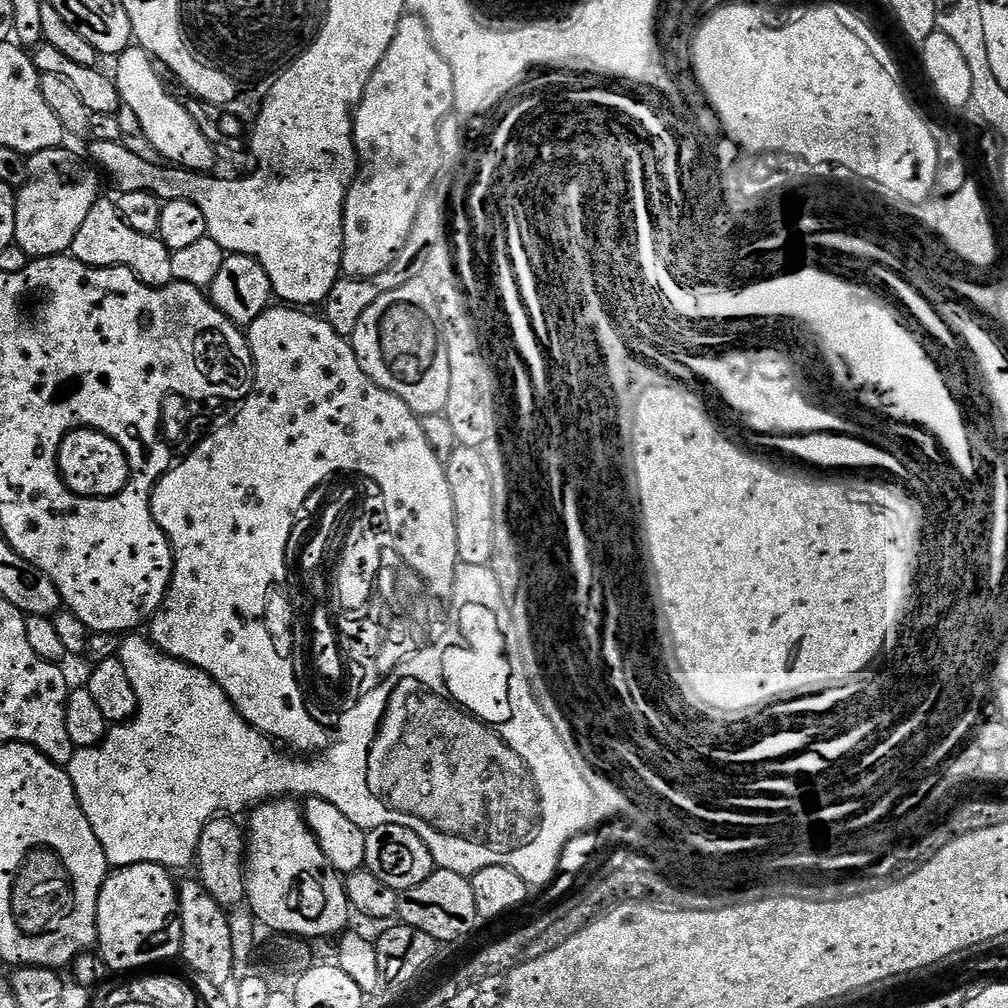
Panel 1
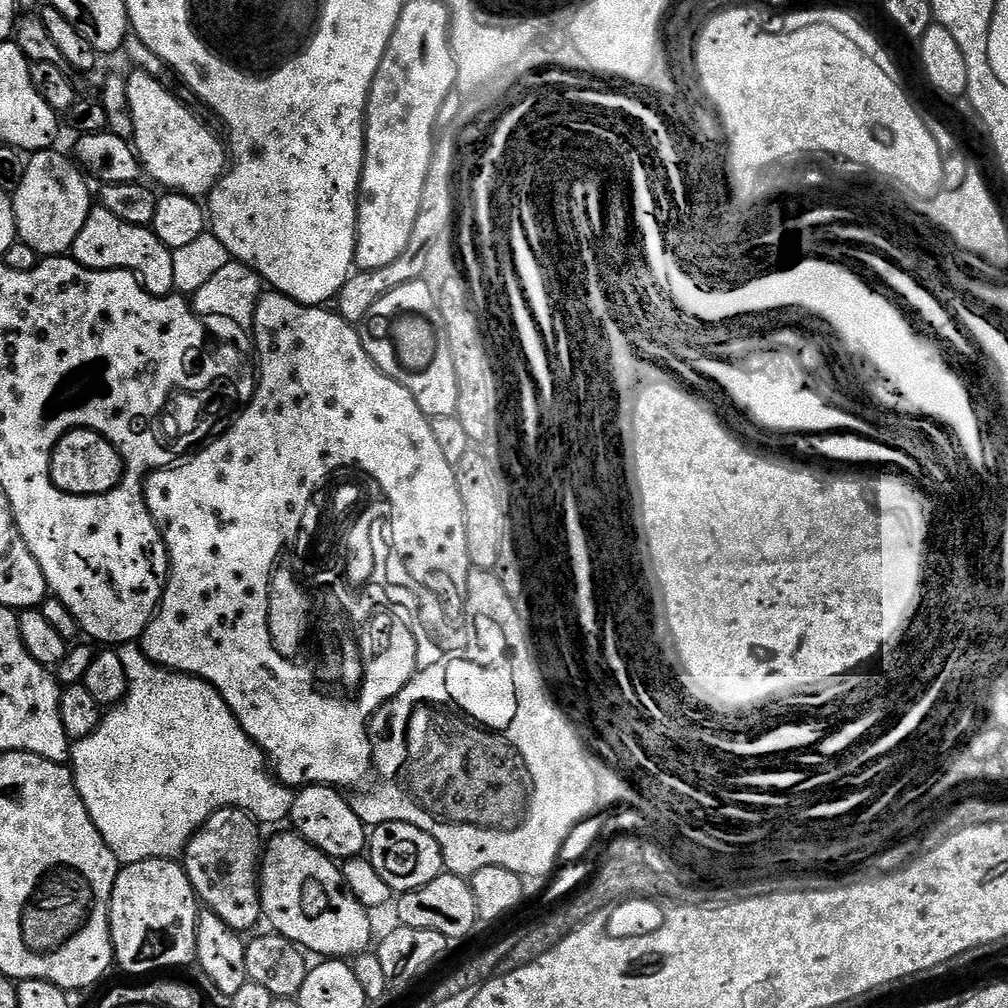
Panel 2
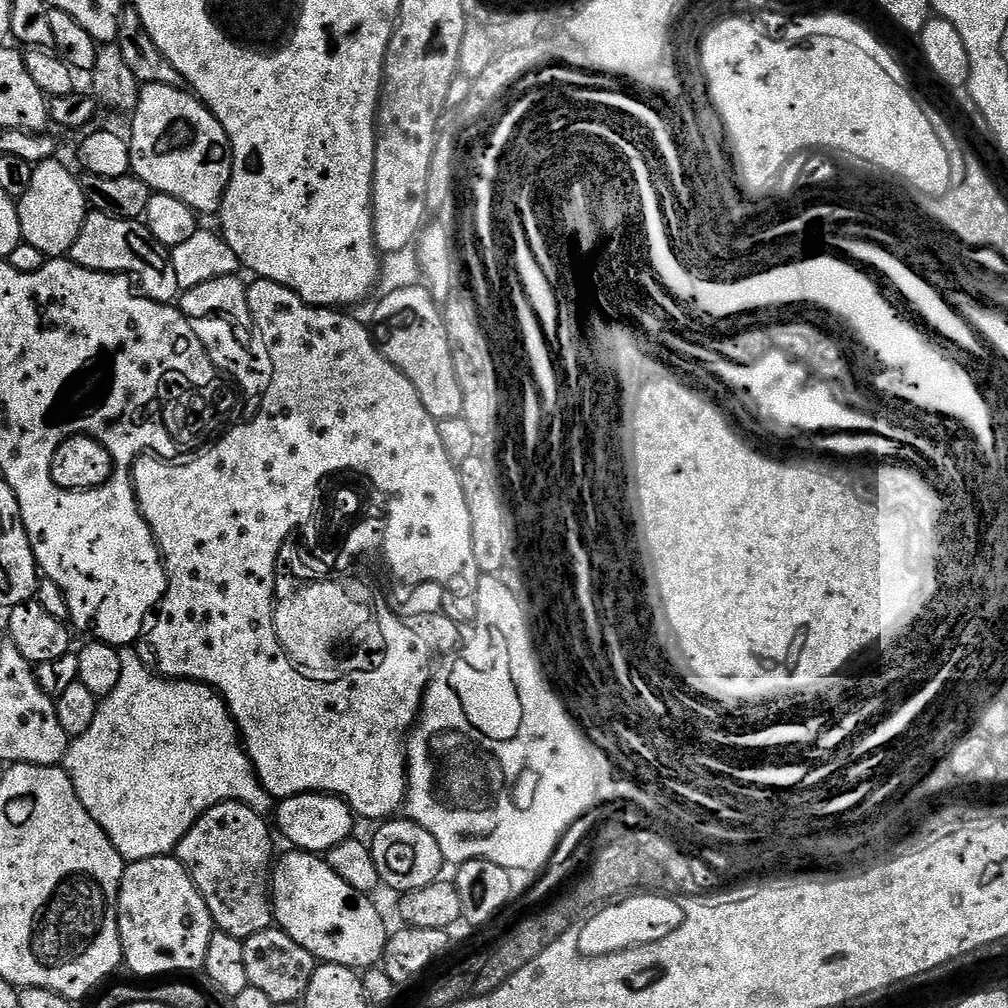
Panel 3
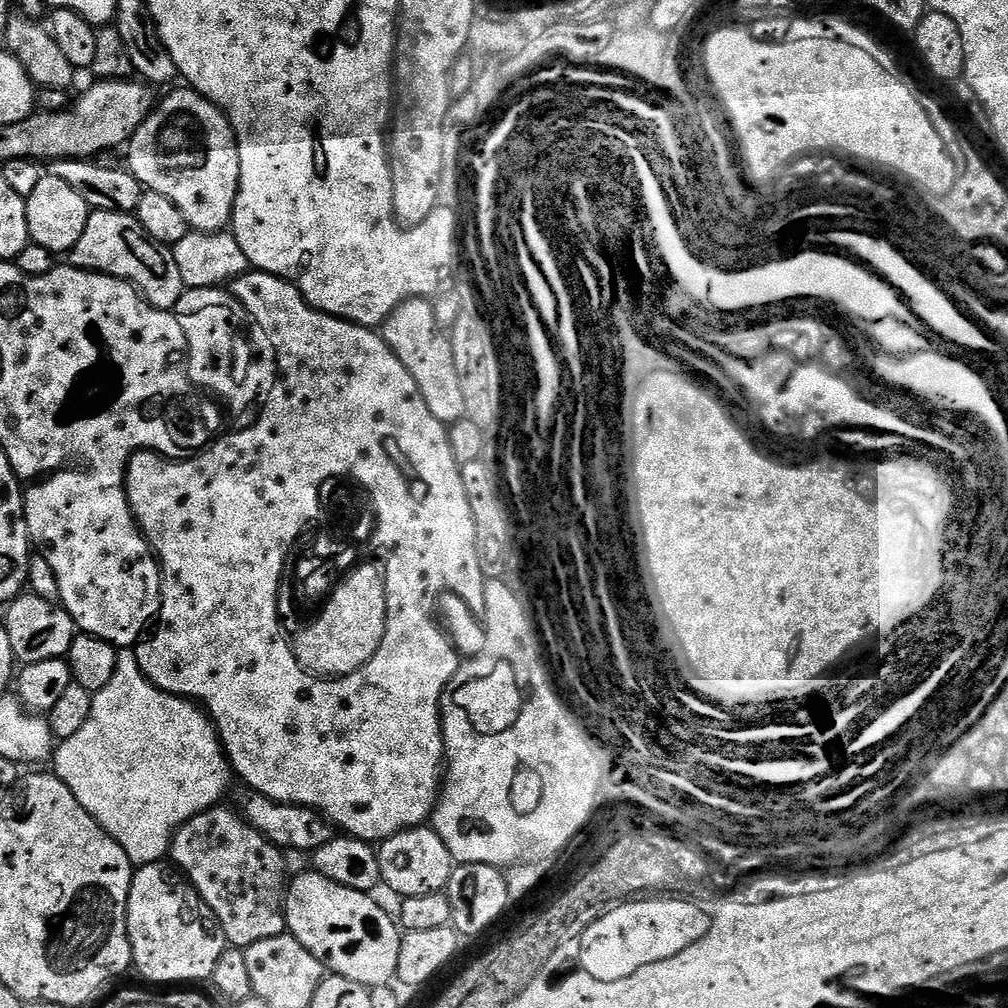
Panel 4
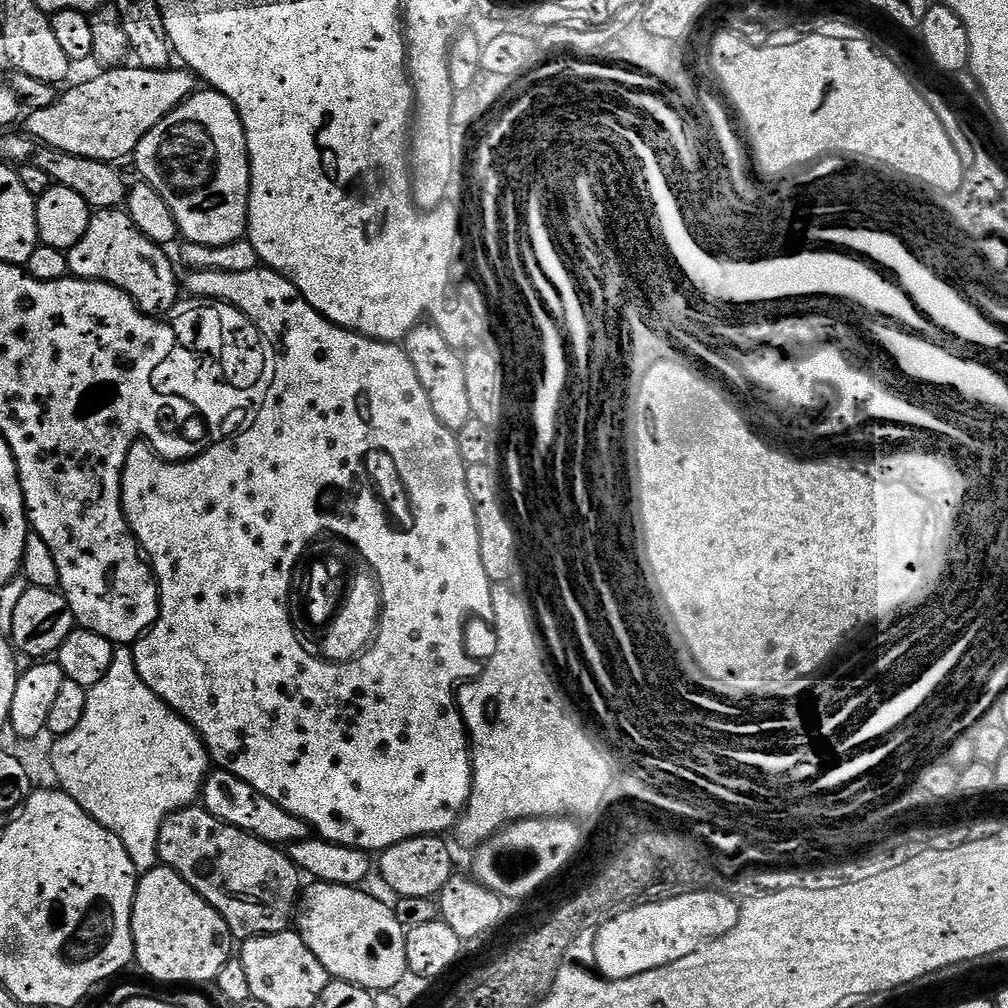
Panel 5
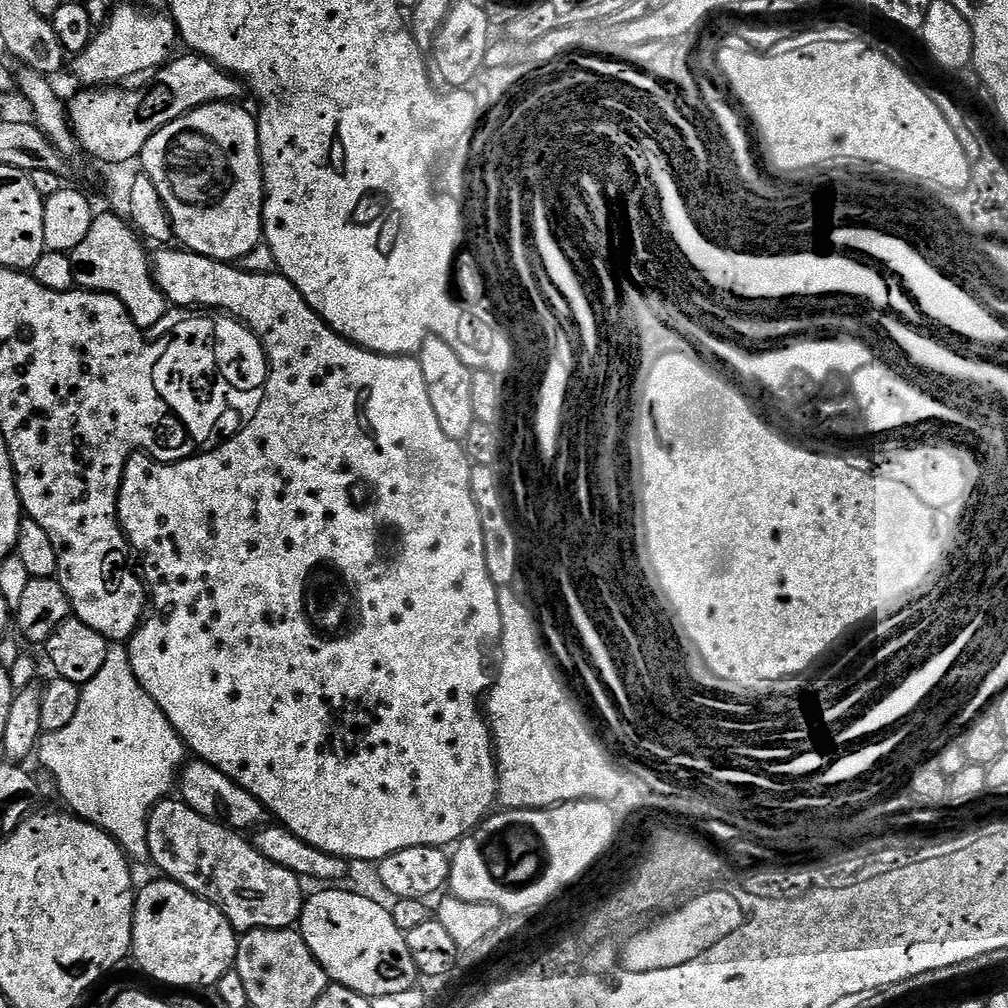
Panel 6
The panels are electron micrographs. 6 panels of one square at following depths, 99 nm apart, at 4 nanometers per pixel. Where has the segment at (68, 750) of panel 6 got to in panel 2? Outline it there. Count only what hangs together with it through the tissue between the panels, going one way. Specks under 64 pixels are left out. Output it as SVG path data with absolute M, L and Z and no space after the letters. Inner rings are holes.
M139 643L121 644L118 648L122 658L122 666L126 666L128 675L128 692L118 704L111 705L103 713L100 725L86 738L75 741L70 748L70 767L72 781L76 784L78 794L94 822L98 826L98 834L110 846L110 850L120 861L121 865L142 862L143 860L171 860L179 857L184 847L190 842L190 838L207 822L218 810L223 808L241 808L255 816L257 824L280 824L289 819L292 814L293 789L287 784L276 779L266 763L264 751L257 746L246 734L246 730L236 720L236 715L230 710L228 703L222 698L222 694L213 684L201 680L199 676L187 676L184 672L173 672L170 668L161 668L159 664L148 658Z

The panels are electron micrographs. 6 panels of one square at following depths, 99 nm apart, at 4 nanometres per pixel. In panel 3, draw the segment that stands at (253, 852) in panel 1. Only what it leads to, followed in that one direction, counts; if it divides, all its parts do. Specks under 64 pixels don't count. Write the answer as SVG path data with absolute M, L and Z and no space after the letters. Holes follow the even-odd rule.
M288 850L284 857L275 861L272 870L272 910L275 923L298 946L310 950L317 961L325 964L341 964L347 968L367 970L377 967L383 961L384 951L388 945L390 928L384 925L384 916L376 909L371 895L354 890L328 864L323 855L315 852Z

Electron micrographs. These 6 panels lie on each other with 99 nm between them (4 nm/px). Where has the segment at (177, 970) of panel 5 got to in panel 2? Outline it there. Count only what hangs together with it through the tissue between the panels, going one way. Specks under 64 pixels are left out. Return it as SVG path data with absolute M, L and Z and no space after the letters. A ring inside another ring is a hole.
M175 859L171 860L143 860L142 862L134 862L133 864L126 864L121 867L118 875L116 875L116 881L114 882L114 890L112 891L112 897L110 898L110 910L108 911L108 917L110 918L110 938L112 939L112 954L115 963L120 964L120 968L132 978L144 978L149 974L156 974L159 968L180 968L183 964L192 964L196 955L196 923L200 917L202 908L198 903L198 897L194 886L190 882L190 878L184 872L183 863L177 862Z

